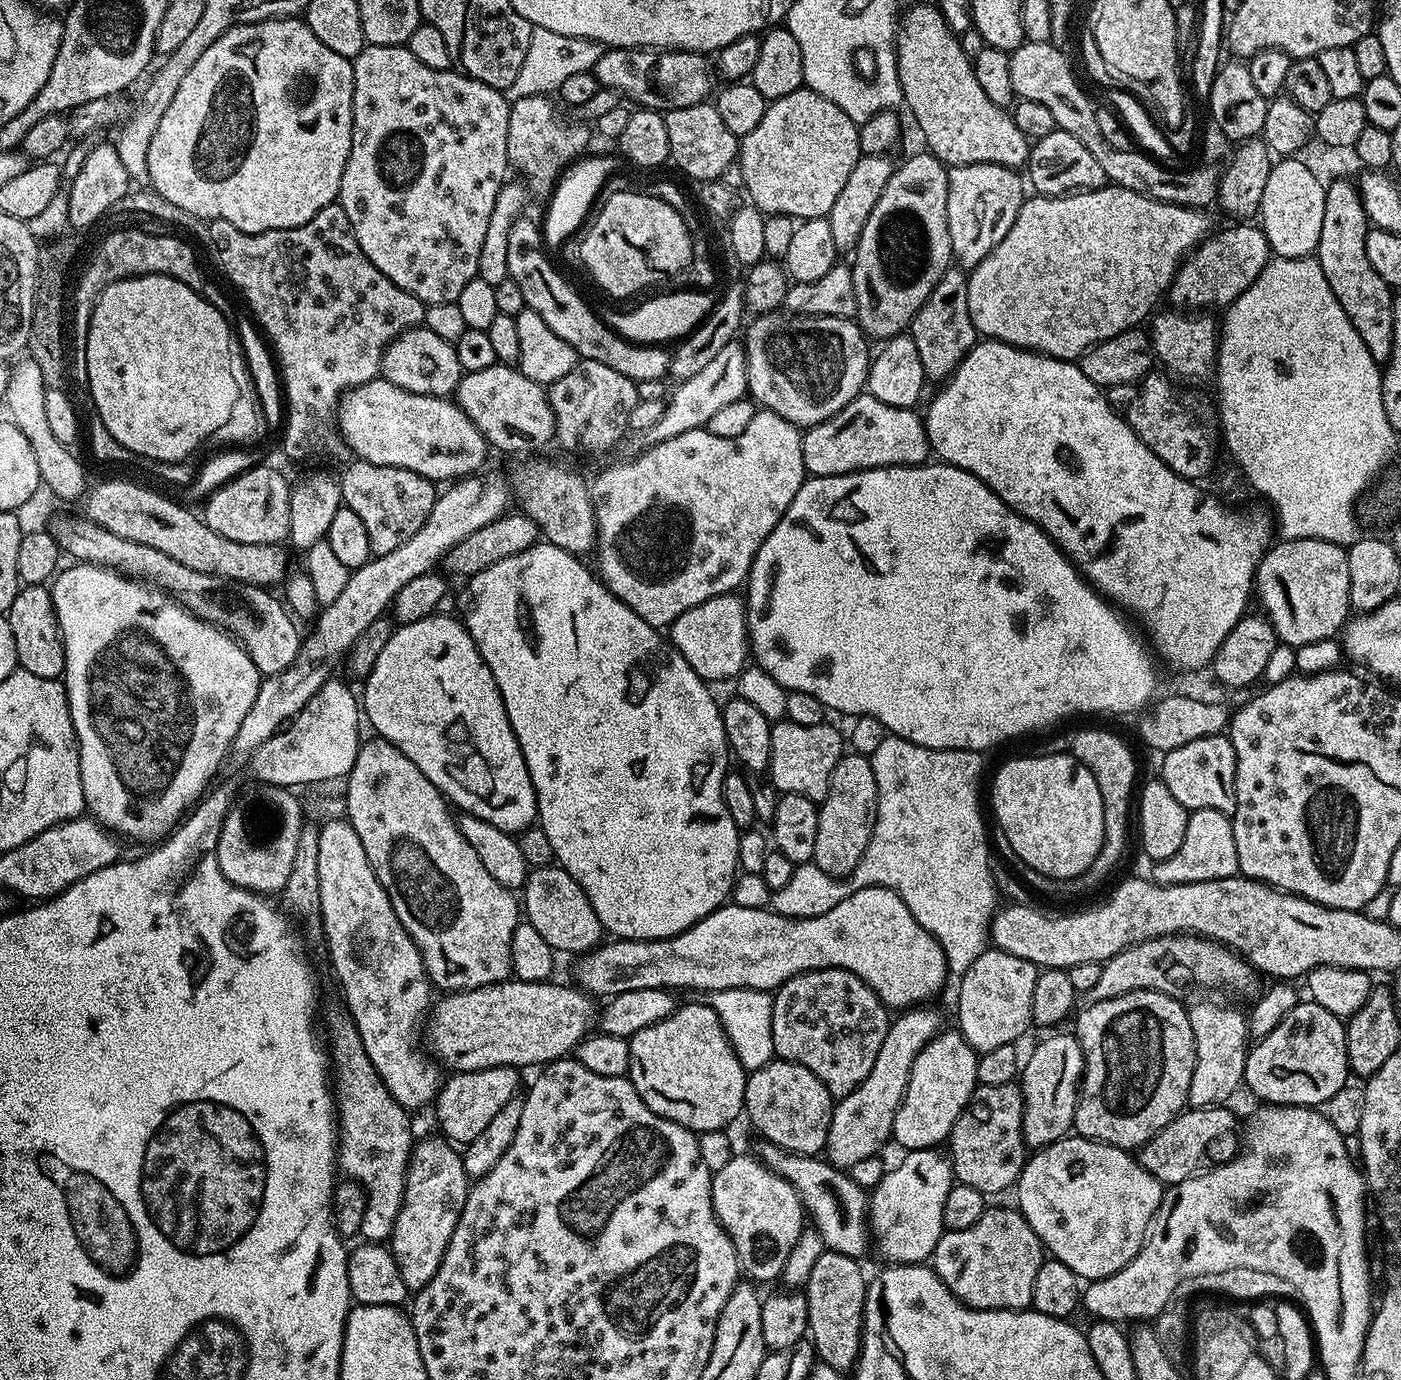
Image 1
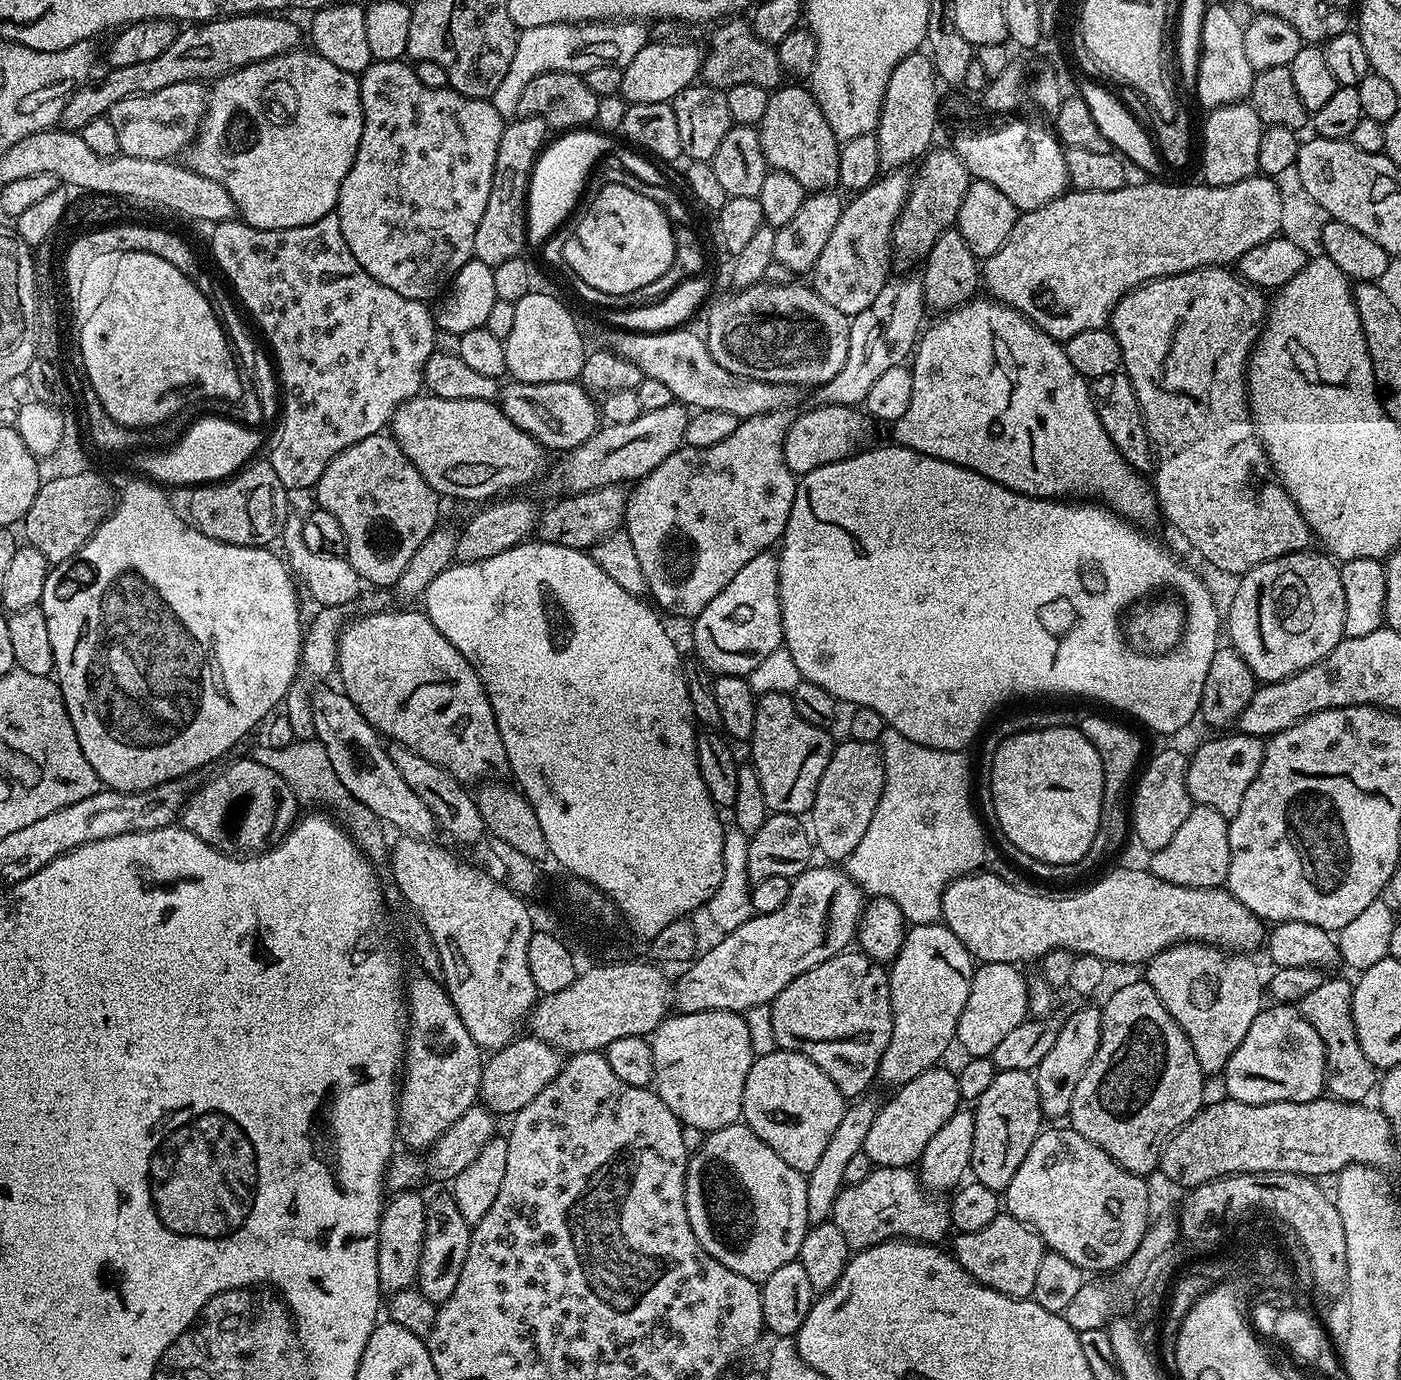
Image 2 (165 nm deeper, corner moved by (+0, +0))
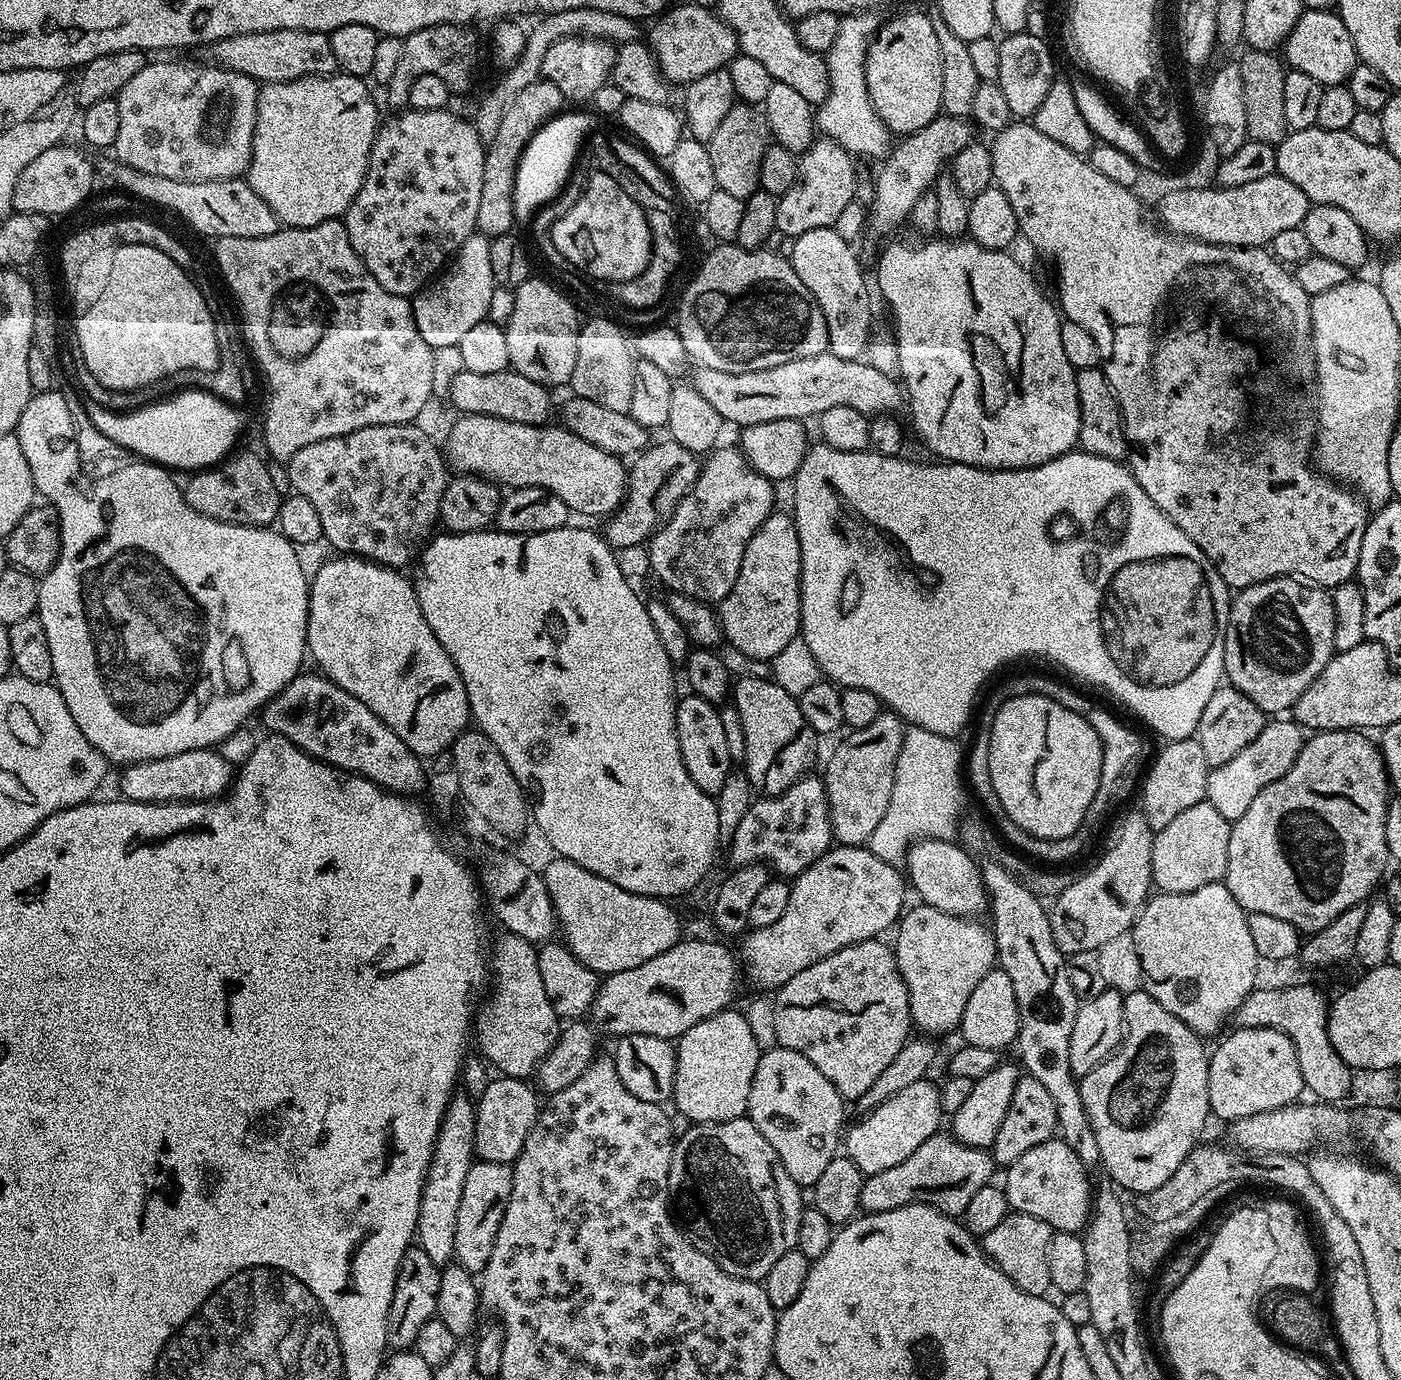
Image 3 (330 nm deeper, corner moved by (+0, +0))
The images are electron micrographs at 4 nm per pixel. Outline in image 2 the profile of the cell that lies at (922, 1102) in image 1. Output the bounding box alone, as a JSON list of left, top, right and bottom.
[863,1066,961,1168]

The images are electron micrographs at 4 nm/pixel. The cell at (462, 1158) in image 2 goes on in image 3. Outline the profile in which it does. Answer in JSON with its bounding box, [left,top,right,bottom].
[475,1074,542,1166]

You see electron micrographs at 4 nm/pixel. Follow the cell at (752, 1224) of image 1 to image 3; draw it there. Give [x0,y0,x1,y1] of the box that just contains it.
[670,1115,806,1282]

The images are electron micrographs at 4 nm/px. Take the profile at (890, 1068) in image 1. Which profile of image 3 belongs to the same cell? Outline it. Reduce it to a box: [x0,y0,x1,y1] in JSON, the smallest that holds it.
[894,902,998,1038]

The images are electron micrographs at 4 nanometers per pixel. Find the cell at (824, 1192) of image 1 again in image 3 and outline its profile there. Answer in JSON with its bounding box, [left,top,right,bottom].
[860,1134,993,1218]

